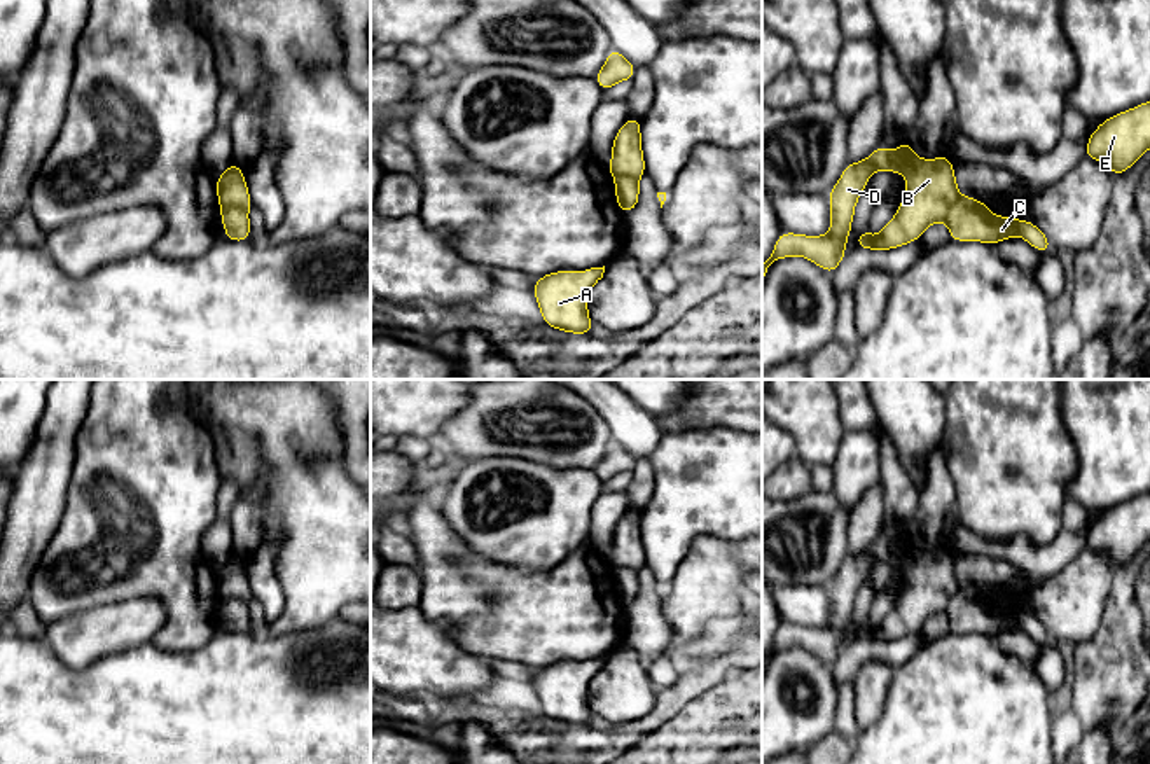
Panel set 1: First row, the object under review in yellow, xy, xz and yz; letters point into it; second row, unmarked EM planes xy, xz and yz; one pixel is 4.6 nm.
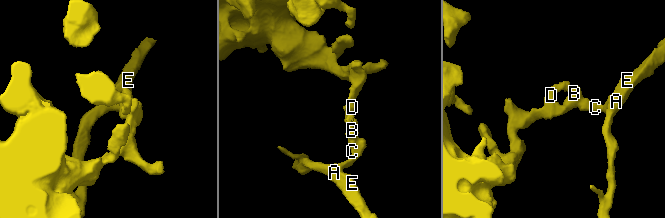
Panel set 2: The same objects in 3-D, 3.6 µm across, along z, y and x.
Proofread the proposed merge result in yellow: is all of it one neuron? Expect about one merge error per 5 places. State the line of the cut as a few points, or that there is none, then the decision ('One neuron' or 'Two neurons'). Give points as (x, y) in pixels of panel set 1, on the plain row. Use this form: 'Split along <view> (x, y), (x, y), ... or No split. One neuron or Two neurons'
Split along xy (222, 600), (242, 600), (247, 605). Two neurons

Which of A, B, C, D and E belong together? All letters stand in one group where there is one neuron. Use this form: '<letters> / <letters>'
A C E / B D

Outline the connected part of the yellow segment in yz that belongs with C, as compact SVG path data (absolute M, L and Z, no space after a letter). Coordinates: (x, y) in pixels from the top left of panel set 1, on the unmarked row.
M970 587L961 589L946 612L951 633L982 633L993 638L1007 629L1022 628L1040 645L1052 642L1049 629L1036 615L993 607L980 591Z

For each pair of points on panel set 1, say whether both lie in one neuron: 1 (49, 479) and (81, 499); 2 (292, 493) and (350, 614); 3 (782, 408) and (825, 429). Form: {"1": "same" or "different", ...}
{"1": "different", "2": "different", "3": "same"}

